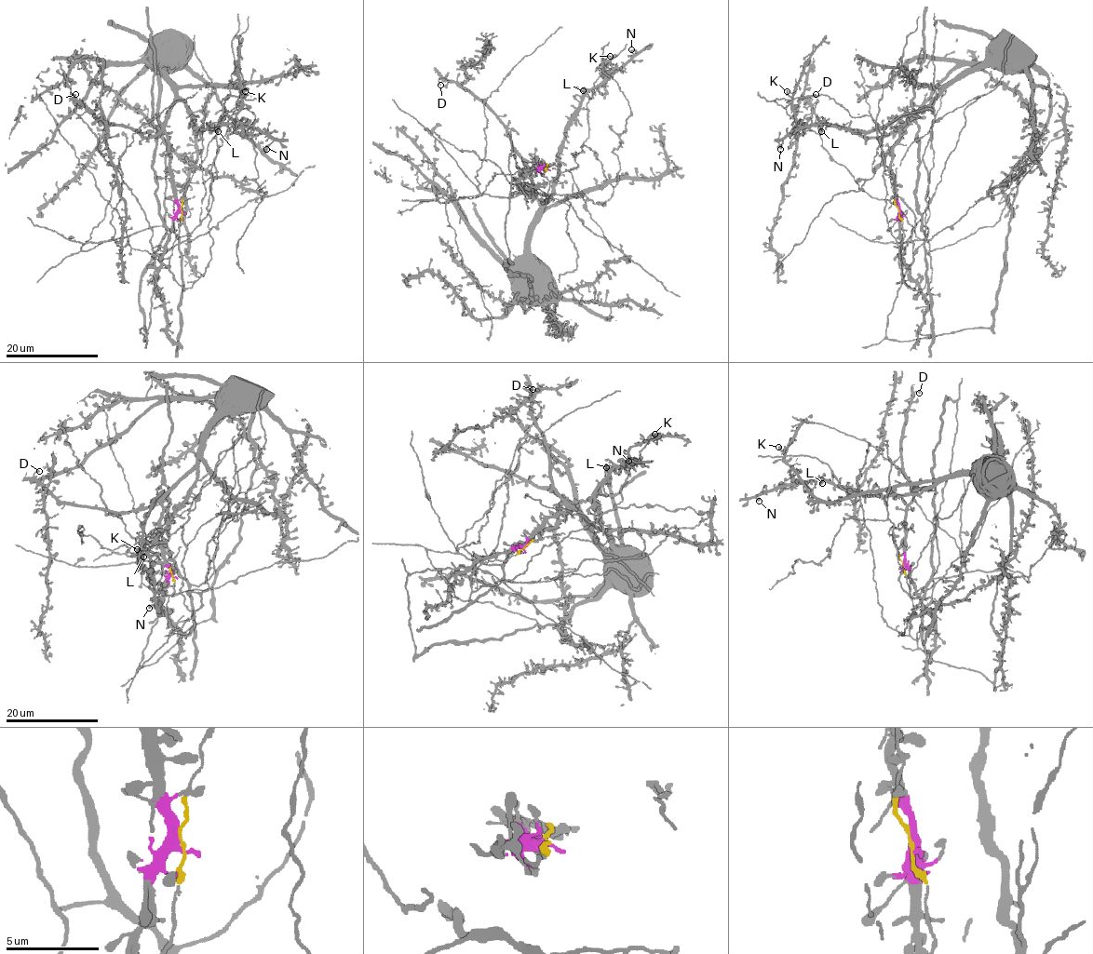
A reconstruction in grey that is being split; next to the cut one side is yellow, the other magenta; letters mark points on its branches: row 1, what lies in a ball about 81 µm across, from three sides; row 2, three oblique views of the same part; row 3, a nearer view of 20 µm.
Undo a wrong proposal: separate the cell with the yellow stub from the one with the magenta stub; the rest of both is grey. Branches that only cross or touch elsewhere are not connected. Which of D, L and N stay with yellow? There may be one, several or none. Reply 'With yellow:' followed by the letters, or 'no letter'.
With yellow: no letter

